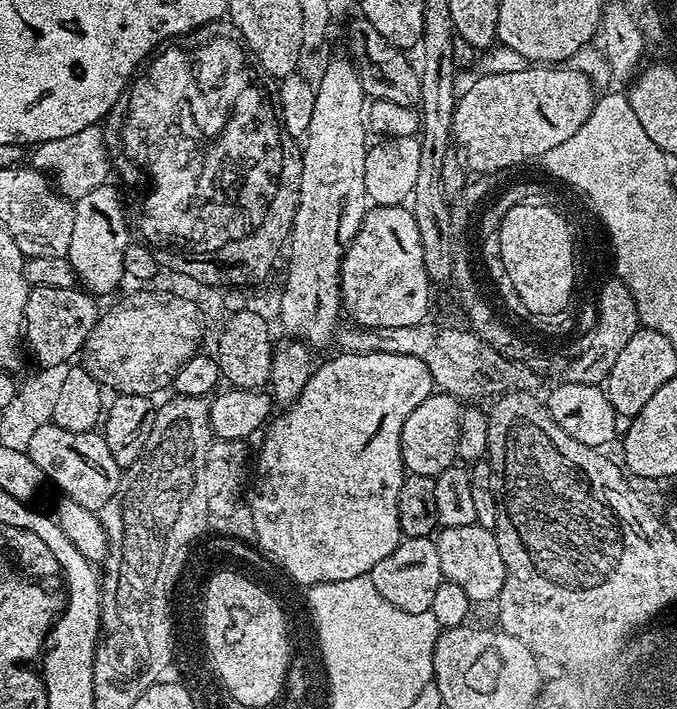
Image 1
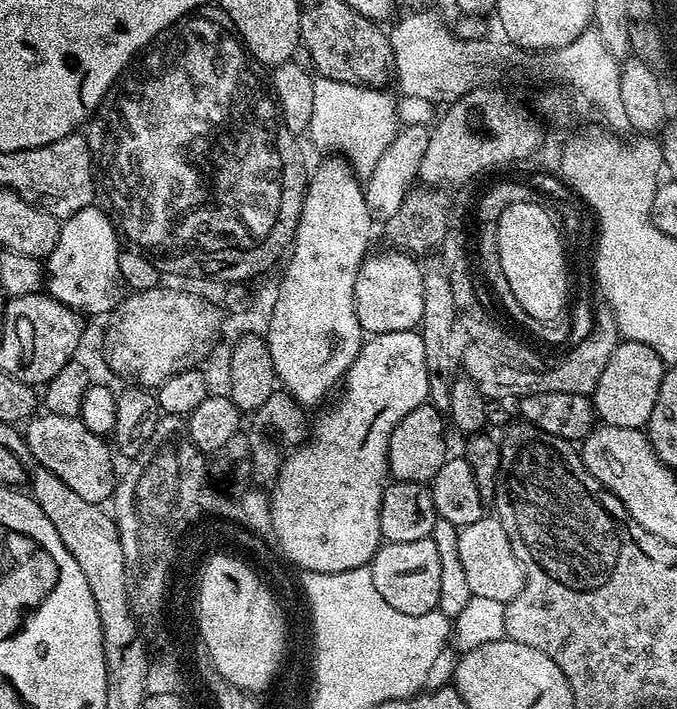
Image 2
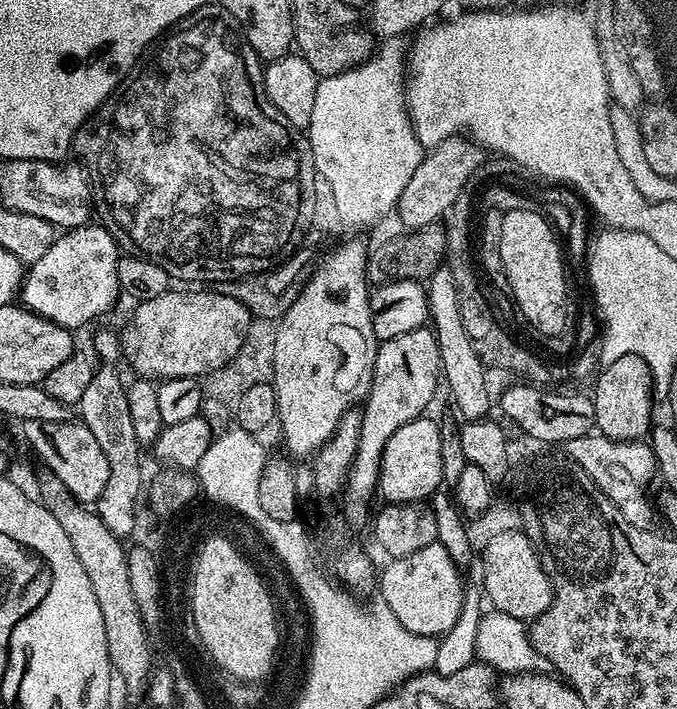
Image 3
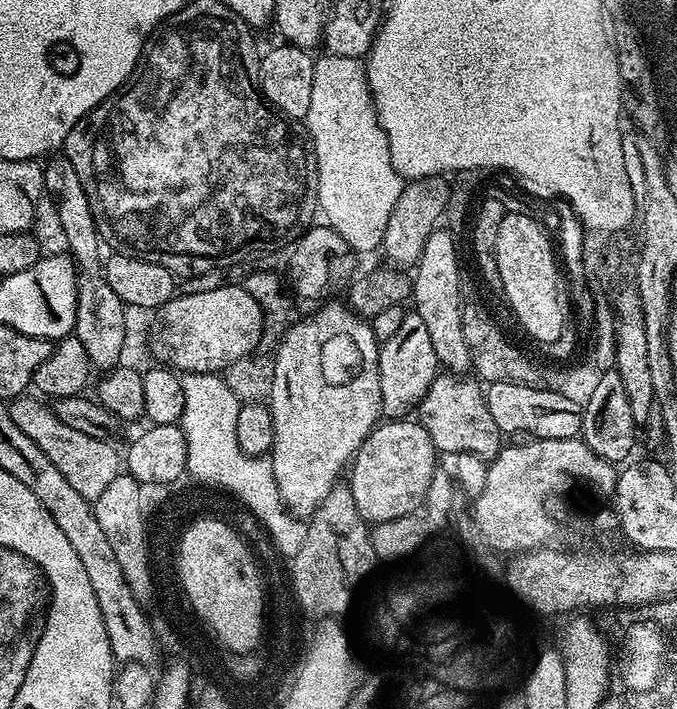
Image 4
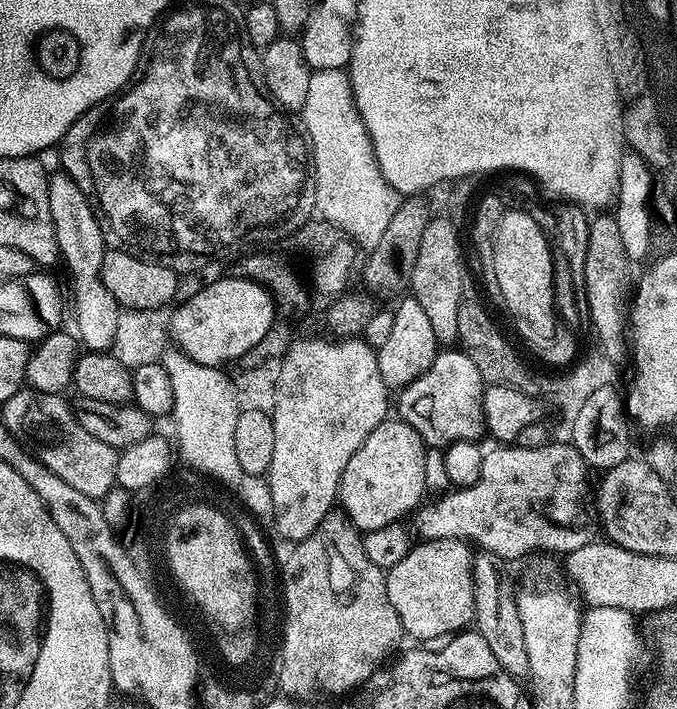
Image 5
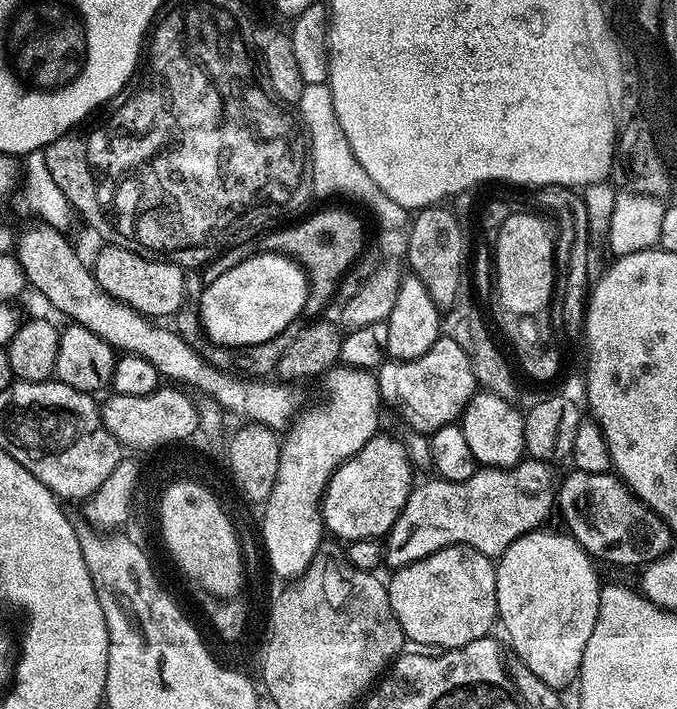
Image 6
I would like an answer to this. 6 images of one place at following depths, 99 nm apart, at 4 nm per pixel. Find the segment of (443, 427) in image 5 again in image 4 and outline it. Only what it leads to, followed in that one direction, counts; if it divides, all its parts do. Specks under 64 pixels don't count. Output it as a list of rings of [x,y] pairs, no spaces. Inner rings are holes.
[[[449,371],[437,375],[430,390],[426,390],[420,399],[418,419],[426,434],[430,434],[430,442],[434,442],[437,453],[470,452],[491,462],[502,447],[502,433],[498,422],[494,422],[490,414],[485,389],[475,379],[472,381],[468,378],[467,375]]]

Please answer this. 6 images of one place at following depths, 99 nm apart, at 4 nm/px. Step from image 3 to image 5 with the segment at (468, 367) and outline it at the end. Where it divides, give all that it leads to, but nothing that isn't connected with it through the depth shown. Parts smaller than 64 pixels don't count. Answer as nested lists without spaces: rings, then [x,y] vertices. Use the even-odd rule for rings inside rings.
[[[440,214],[436,220],[429,219],[426,230],[422,230],[422,246],[418,246],[418,258],[410,264],[411,299],[426,310],[430,326],[434,329],[437,341],[444,346],[457,343],[457,306],[459,304],[460,255],[456,245],[462,241],[462,235],[455,223],[447,215]],[[412,268],[412,272],[411,272]],[[412,288],[412,292],[411,292]]]

